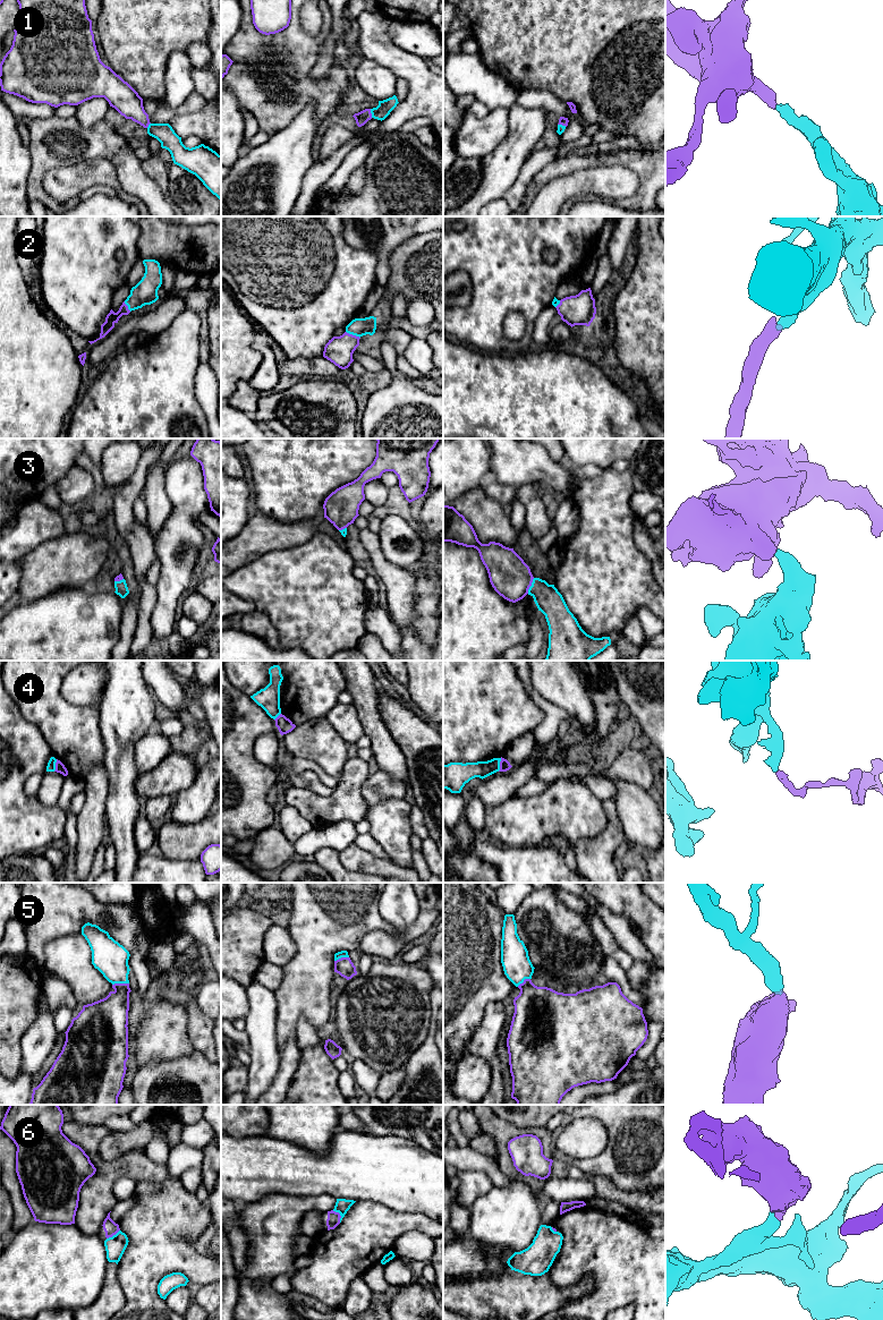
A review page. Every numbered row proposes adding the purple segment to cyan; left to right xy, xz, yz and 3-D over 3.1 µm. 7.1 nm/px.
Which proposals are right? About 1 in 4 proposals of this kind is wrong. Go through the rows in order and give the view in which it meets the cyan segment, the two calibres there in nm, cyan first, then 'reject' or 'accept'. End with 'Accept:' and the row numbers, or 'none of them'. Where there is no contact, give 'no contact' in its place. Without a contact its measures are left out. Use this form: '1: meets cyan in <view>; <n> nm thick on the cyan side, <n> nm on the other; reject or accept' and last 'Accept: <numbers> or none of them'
1: meets cyan in xz; 100 nm thick on the cyan side, 90 nm on the other; accept
2: meets cyan in xz; 130 nm thick on the cyan side, 200 nm on the other; accept
3: meets cyan in yz; 190 nm thick on the cyan side, 280 nm on the other; accept
4: meets cyan in yz; 130 nm thick on the cyan side, 80 nm on the other; reject
5: meets cyan in xy; 240 nm thick on the cyan side, 260 nm on the other; accept
6: meets cyan in xz; 100 nm thick on the cyan side, 100 nm on the other; accept
Accept: 1, 2, 3, 5, 6

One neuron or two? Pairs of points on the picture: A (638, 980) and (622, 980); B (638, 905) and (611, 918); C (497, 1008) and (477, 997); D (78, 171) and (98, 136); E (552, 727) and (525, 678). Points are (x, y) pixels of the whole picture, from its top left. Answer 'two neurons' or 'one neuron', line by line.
A: two neurons
B: two neurons
C: two neurons
D: two neurons
E: one neuron

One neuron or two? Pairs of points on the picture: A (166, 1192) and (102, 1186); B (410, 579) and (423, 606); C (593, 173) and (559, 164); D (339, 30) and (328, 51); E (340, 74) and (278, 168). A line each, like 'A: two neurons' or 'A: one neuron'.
A: two neurons
B: two neurons
C: two neurons
D: one neuron
E: two neurons

